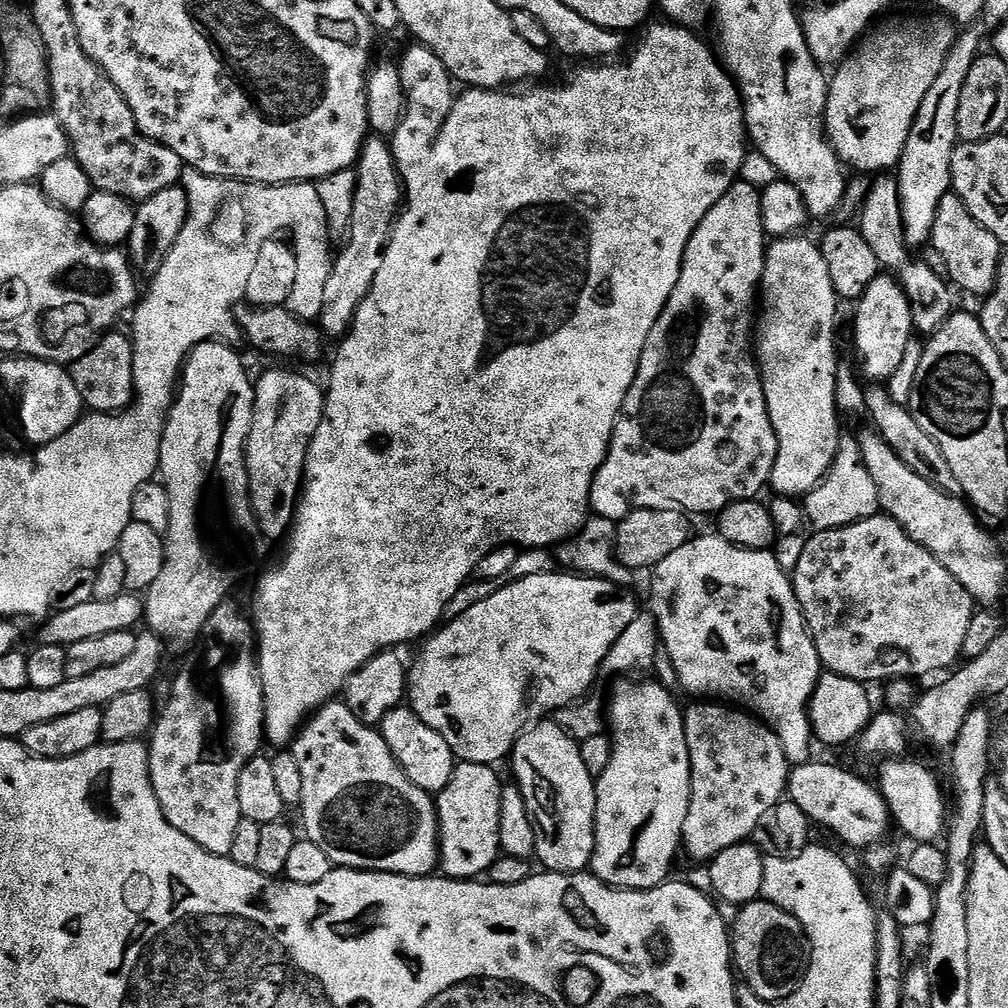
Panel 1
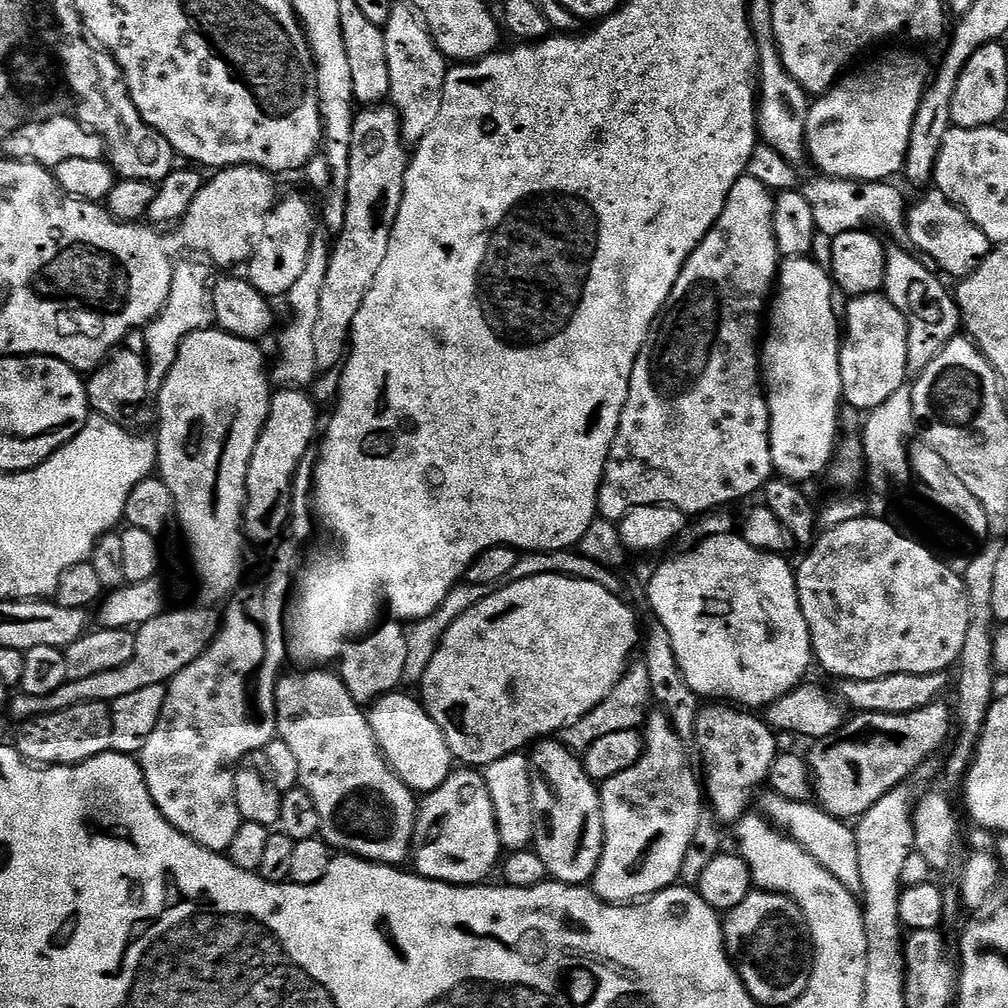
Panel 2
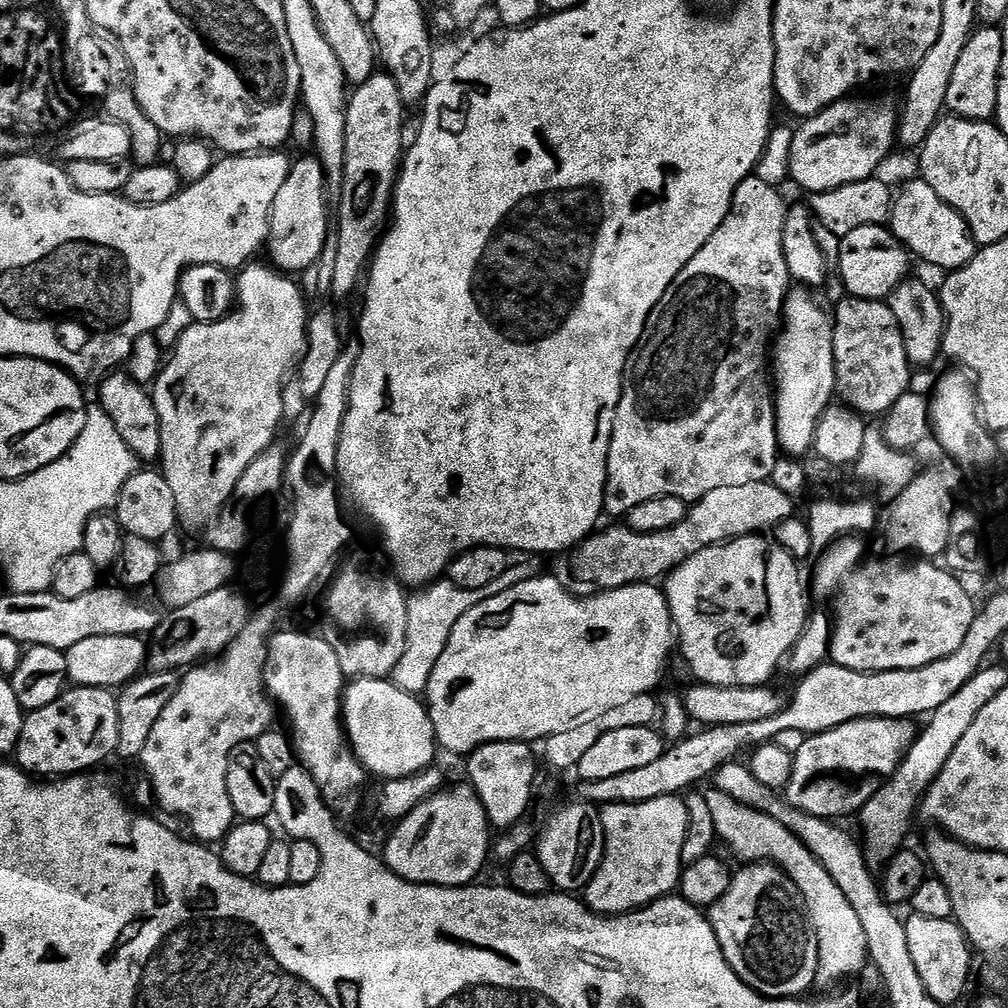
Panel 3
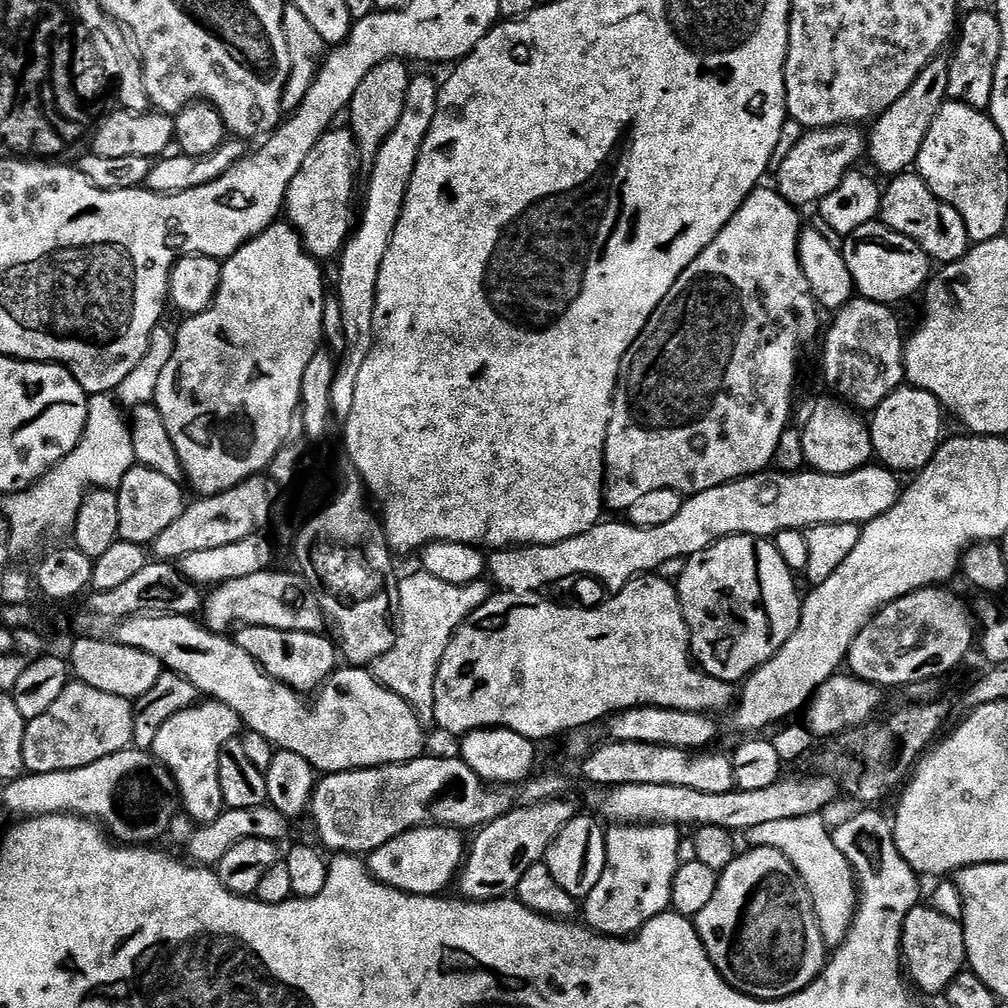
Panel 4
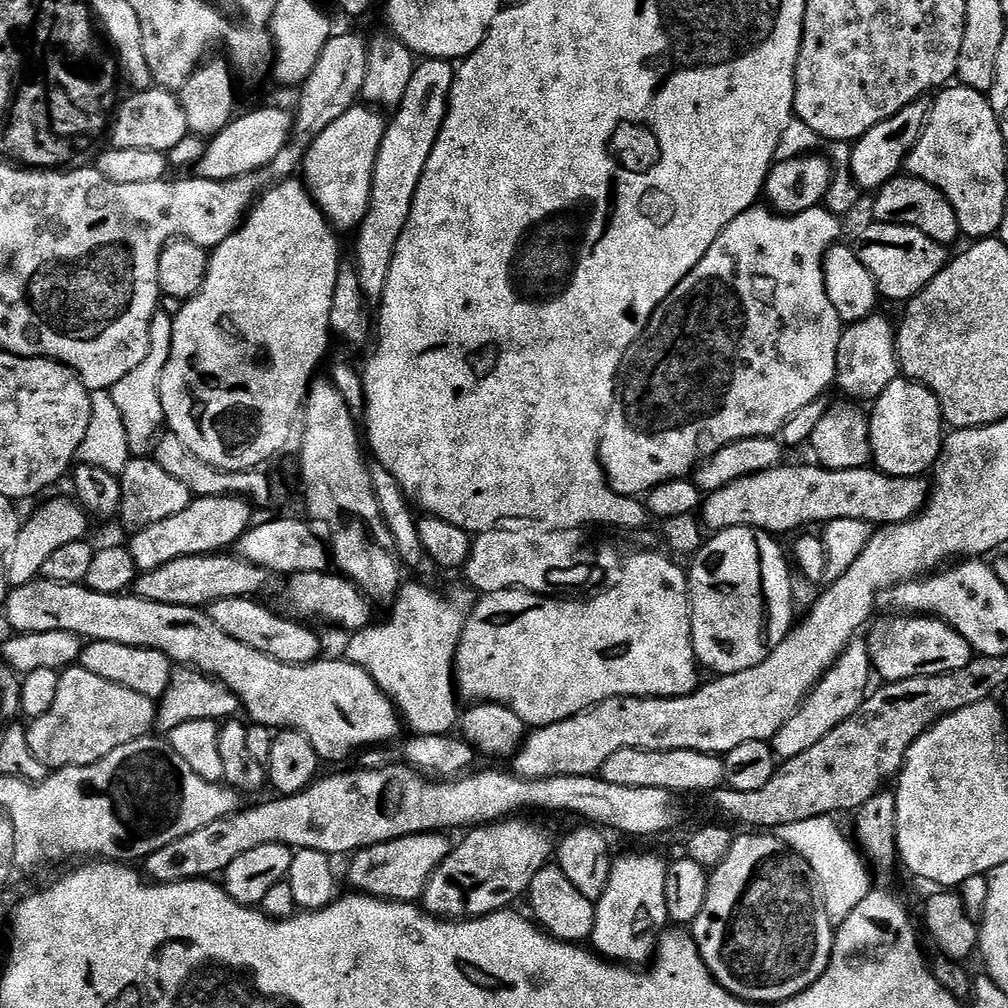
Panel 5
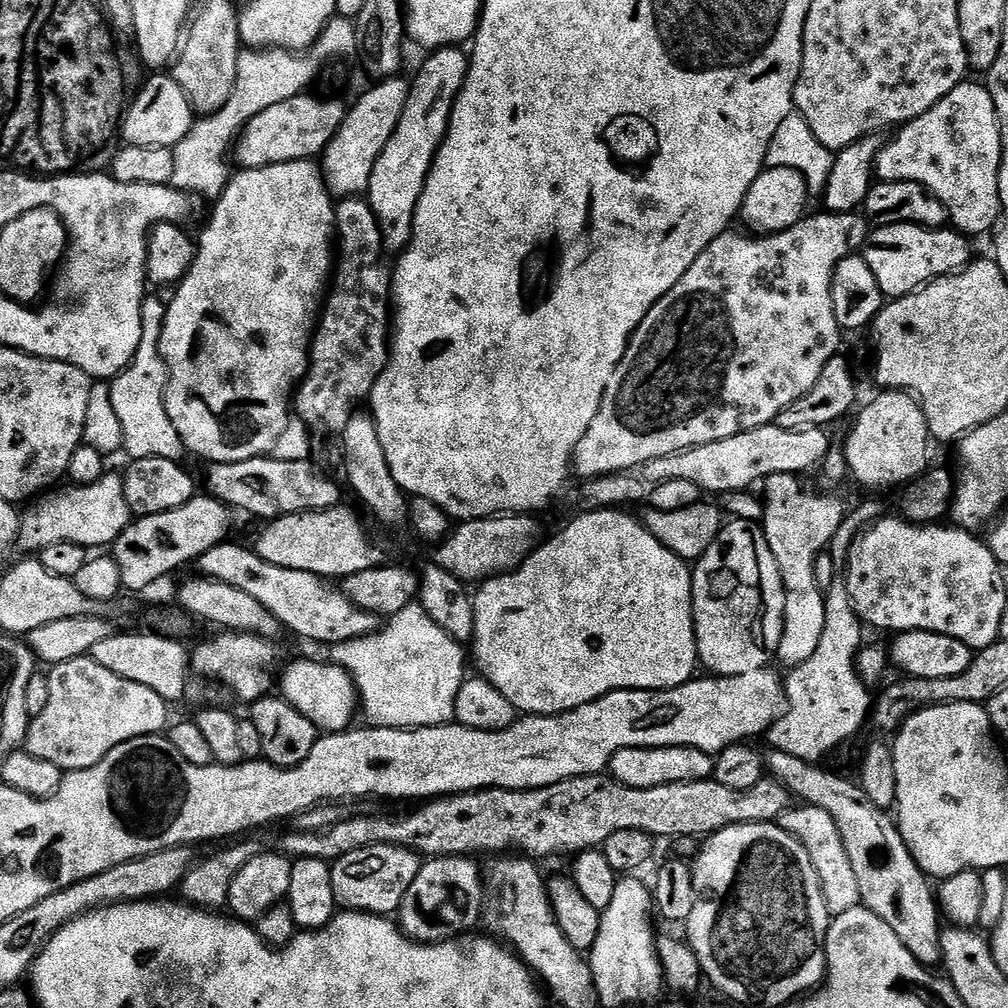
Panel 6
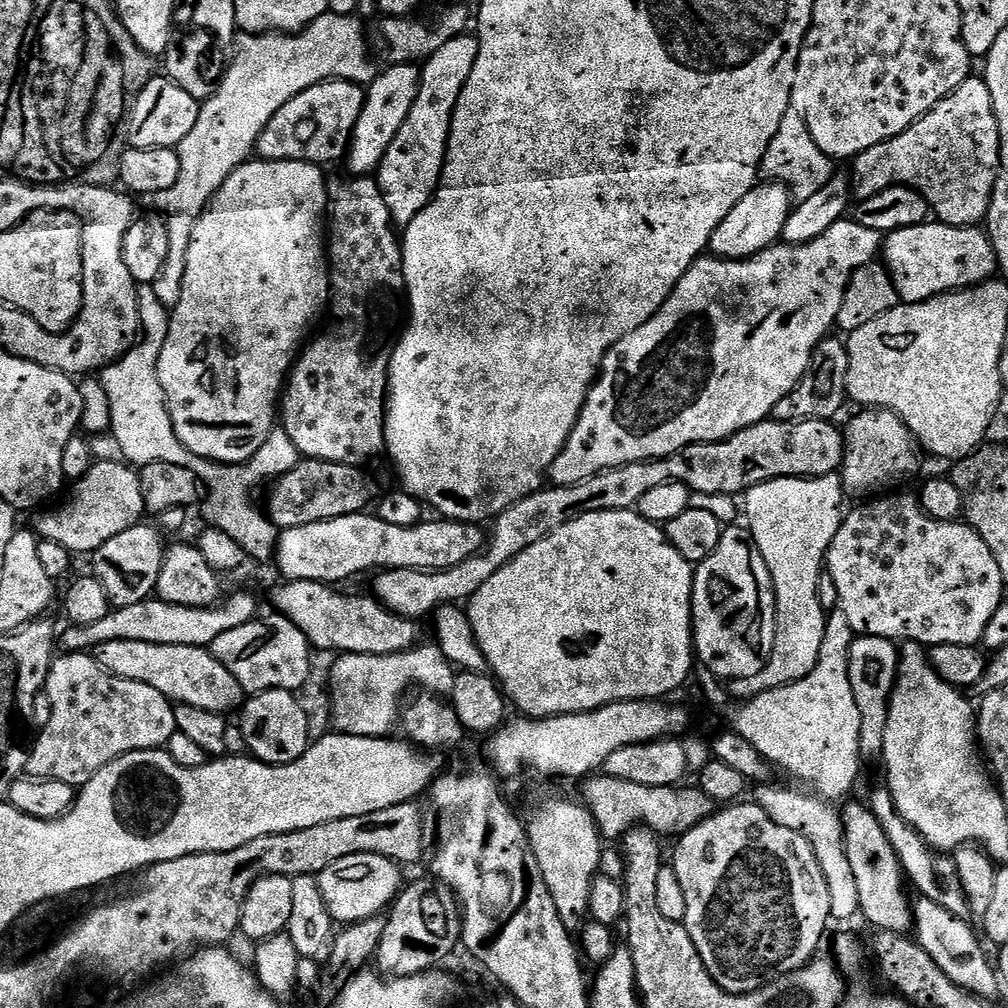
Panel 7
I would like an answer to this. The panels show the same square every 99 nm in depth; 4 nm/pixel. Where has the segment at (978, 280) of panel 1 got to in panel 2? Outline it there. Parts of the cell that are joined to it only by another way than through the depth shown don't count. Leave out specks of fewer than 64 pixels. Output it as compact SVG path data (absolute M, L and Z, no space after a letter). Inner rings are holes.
M929 190L916 205L913 203L907 209L907 221L914 246L941 273L949 272L955 278L966 277L988 257L990 242L986 234L982 234L982 230L978 230L978 226L970 222L970 218L961 208L953 206L938 191Z

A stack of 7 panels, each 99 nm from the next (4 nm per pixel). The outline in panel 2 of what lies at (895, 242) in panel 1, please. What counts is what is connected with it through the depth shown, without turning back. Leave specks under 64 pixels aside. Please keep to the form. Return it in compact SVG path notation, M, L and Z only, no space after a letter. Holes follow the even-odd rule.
M892 246L885 251L884 257L886 274L882 292L901 312L902 318L906 318L906 366L909 377L915 378L926 370L926 366L930 366L930 362L934 362L934 358L938 358L938 354L942 354L944 347L961 331L960 308L950 288L939 280L941 277L919 255Z

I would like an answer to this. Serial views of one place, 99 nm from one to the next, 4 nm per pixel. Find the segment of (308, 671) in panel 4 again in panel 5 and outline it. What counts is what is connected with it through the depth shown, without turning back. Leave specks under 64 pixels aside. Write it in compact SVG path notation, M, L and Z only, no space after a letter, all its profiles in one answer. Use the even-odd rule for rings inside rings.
M243 596L242 598L222 598L207 605L206 611L214 626L225 634L230 634L238 642L246 646L254 646L262 654L270 654L278 662L287 664L311 664L313 660L321 655L320 640L311 632L309 625L297 622L287 615L279 616L271 612L261 601L256 598Z

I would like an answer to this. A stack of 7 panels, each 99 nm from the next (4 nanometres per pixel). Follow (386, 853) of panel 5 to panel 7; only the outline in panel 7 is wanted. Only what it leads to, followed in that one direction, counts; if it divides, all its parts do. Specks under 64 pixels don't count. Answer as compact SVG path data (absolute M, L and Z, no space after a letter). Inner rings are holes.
M350 854L350 858L330 862L318 877L326 910L330 910L333 921L340 926L379 917L402 891L400 872L401 865L382 854Z

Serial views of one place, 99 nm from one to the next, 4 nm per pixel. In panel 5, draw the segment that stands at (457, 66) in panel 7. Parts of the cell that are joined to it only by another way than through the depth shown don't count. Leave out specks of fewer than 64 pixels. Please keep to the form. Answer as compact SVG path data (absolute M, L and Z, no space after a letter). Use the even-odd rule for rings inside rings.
M423 59L411 75L402 102L387 123L373 170L368 213L355 233L356 277L364 299L369 302L379 301L386 290L390 262L394 258L398 238L410 218L414 194L429 160L430 150L440 133L454 76L455 69L449 61Z

